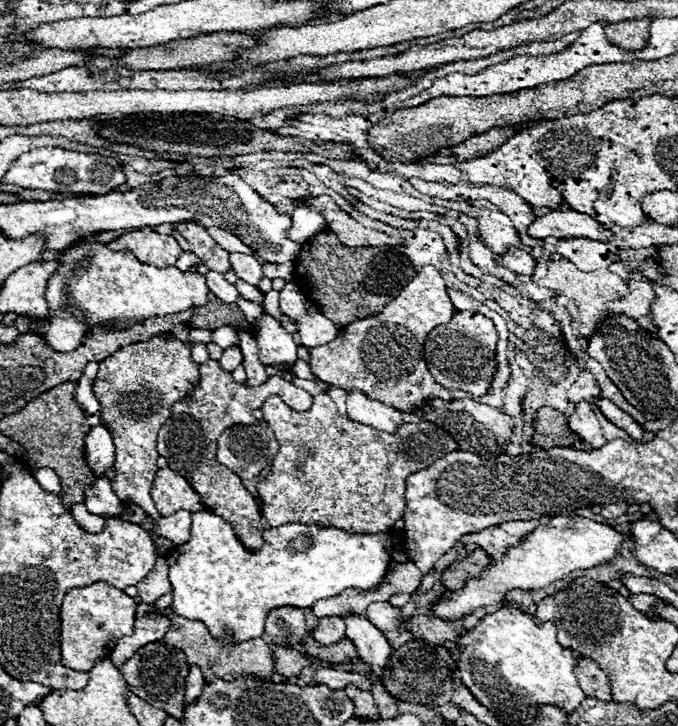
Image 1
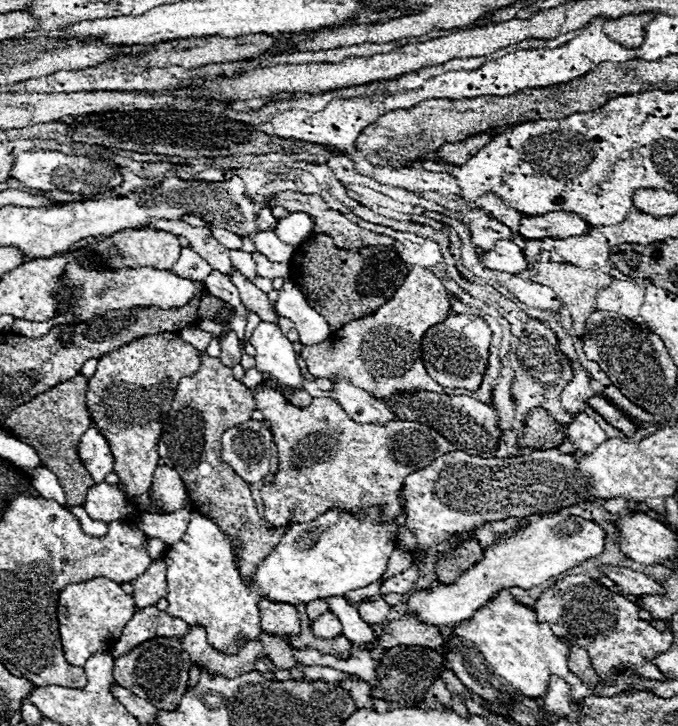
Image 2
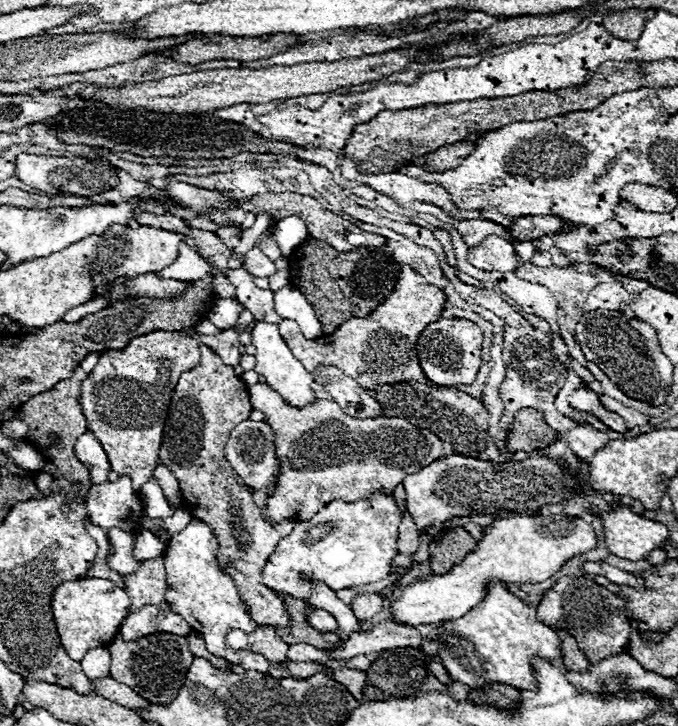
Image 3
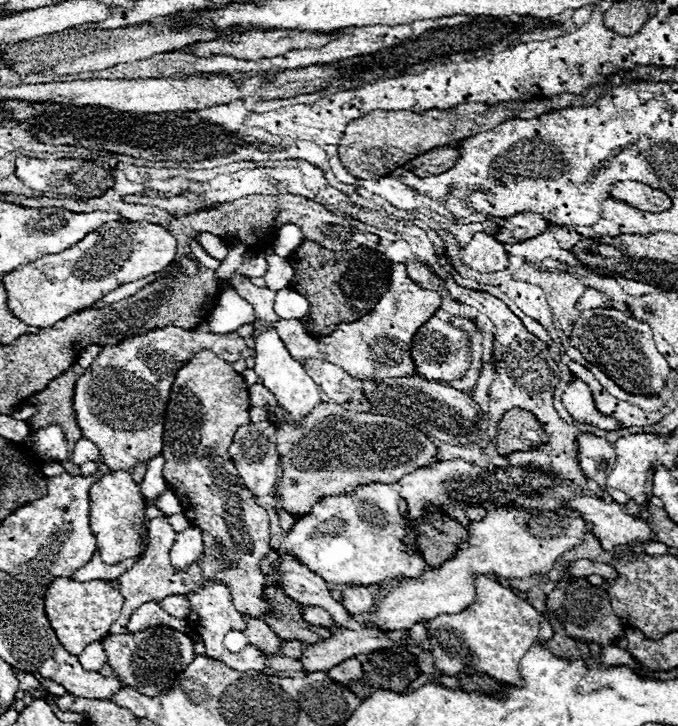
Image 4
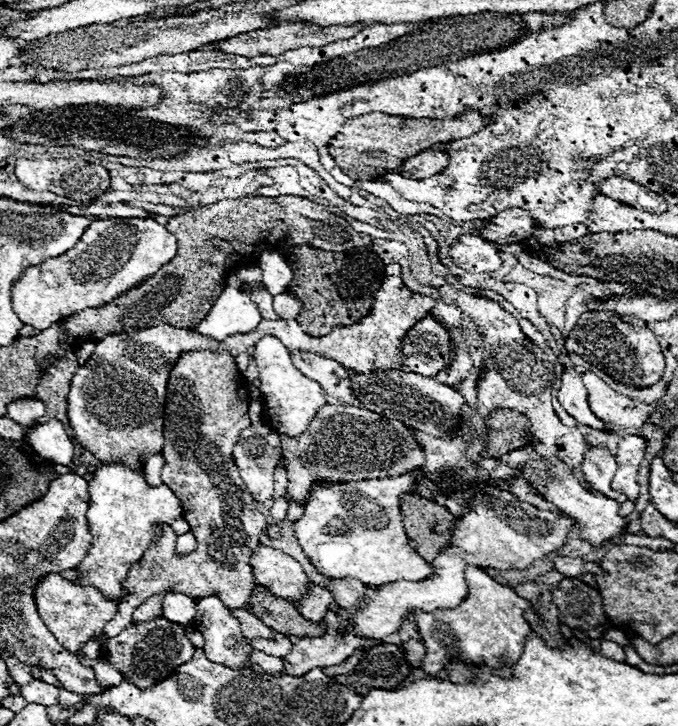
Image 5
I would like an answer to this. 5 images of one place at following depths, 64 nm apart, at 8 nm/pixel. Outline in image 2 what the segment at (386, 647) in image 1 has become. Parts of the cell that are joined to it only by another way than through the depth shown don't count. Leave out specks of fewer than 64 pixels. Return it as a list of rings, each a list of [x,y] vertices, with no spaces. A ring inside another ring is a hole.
[[[326,596],[320,598],[328,604],[330,612],[336,614],[336,618],[342,624],[342,634],[358,648],[360,644],[368,644],[374,638],[374,630],[370,630],[370,626],[358,616],[356,608],[346,604],[346,600],[342,596]]]

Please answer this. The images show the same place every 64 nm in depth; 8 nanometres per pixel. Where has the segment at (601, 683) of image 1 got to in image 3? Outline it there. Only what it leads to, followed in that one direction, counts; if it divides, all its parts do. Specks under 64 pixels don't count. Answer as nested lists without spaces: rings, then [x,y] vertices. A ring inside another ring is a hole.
[[[558,632],[560,640],[562,640],[562,660],[564,666],[572,672],[586,672],[588,670],[588,660],[584,656],[584,652],[578,648],[576,640],[572,636],[568,636],[566,632]]]

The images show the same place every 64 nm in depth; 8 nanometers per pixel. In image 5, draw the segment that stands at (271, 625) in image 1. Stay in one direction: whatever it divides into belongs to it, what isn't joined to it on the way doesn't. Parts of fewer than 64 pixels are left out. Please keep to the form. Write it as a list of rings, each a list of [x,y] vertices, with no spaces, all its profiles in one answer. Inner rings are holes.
[[[196,350],[196,352],[182,352],[176,364],[170,370],[168,376],[168,392],[166,392],[166,406],[164,406],[164,448],[162,456],[166,460],[166,466],[162,468],[162,482],[174,490],[174,494],[182,502],[184,520],[190,524],[190,530],[196,536],[196,550],[188,556],[176,554],[176,534],[170,526],[164,528],[162,538],[144,552],[140,564],[134,564],[128,578],[126,578],[126,590],[134,590],[122,604],[118,604],[116,616],[104,626],[106,636],[118,636],[134,616],[134,610],[150,596],[174,590],[184,592],[192,598],[204,598],[204,596],[218,596],[226,606],[230,608],[248,608],[248,598],[254,584],[252,566],[248,564],[250,554],[260,544],[260,534],[266,528],[266,518],[262,514],[256,514],[254,500],[250,492],[246,490],[238,466],[234,464],[232,448],[244,428],[248,428],[252,422],[248,418],[248,402],[250,402],[250,390],[236,368],[234,356],[228,352],[212,352],[212,350]]]

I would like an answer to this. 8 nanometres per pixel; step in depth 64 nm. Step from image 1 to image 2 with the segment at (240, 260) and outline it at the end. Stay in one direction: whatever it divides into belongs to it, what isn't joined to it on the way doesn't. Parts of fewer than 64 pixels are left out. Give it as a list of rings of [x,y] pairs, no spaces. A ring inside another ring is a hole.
[[[236,250],[236,252],[230,252],[230,256],[232,256],[232,266],[234,266],[234,270],[240,270],[248,280],[254,280],[254,278],[256,278],[254,262],[252,262],[252,256],[250,256],[248,252]]]

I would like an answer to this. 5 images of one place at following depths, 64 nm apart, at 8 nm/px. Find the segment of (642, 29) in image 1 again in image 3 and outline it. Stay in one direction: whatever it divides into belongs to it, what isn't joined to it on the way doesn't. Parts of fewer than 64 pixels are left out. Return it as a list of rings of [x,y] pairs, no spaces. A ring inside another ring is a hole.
[[[628,8],[628,10],[616,10],[616,12],[608,12],[604,16],[604,28],[616,36],[616,38],[626,38],[626,40],[638,40],[644,24],[648,20],[652,20],[652,16],[656,14],[654,8],[650,10],[640,10],[640,8]]]

